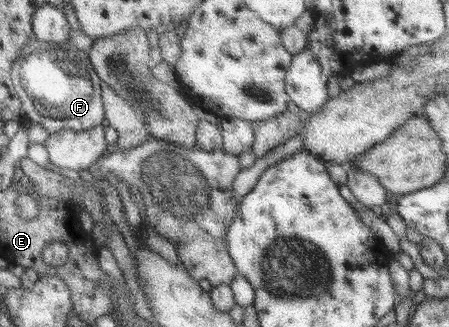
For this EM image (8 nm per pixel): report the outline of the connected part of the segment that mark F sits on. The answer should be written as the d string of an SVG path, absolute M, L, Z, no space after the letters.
M37 39L30 55L20 55L16 61L16 69L22 78L21 85L28 94L28 103L24 103L25 119L39 123L50 133L60 130L82 131L101 125L105 117L101 98L101 79L90 64L87 52L78 49L70 41L61 44L50 42L50 47L42 47L42 41Z

